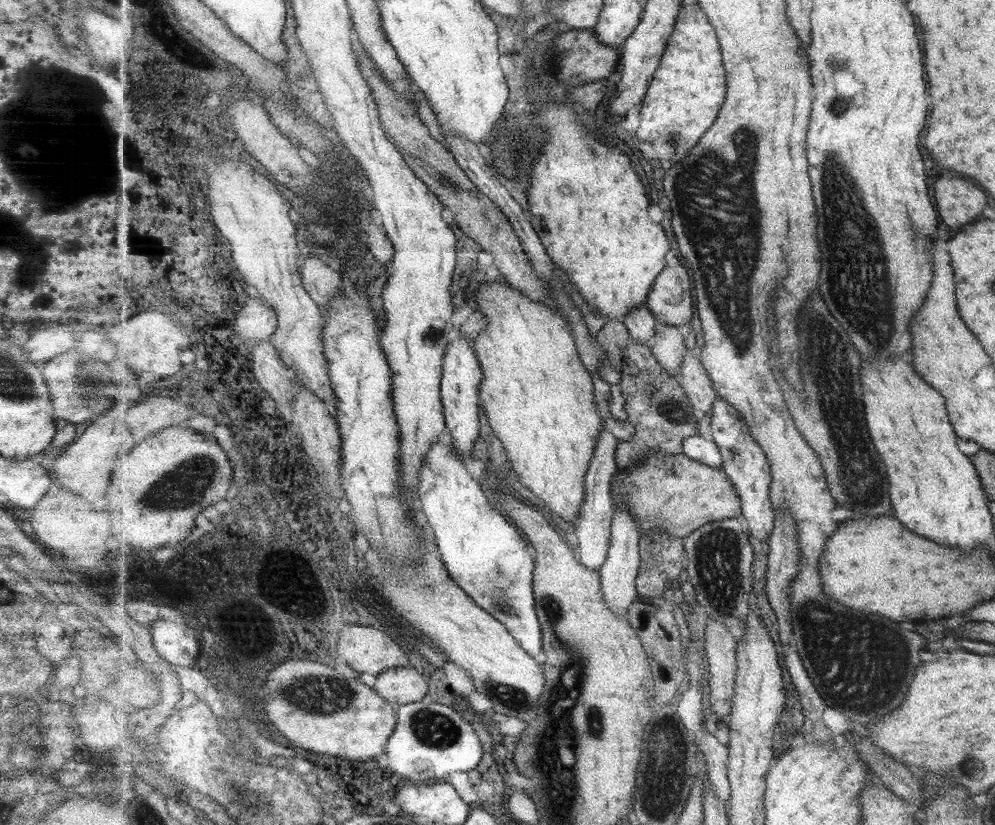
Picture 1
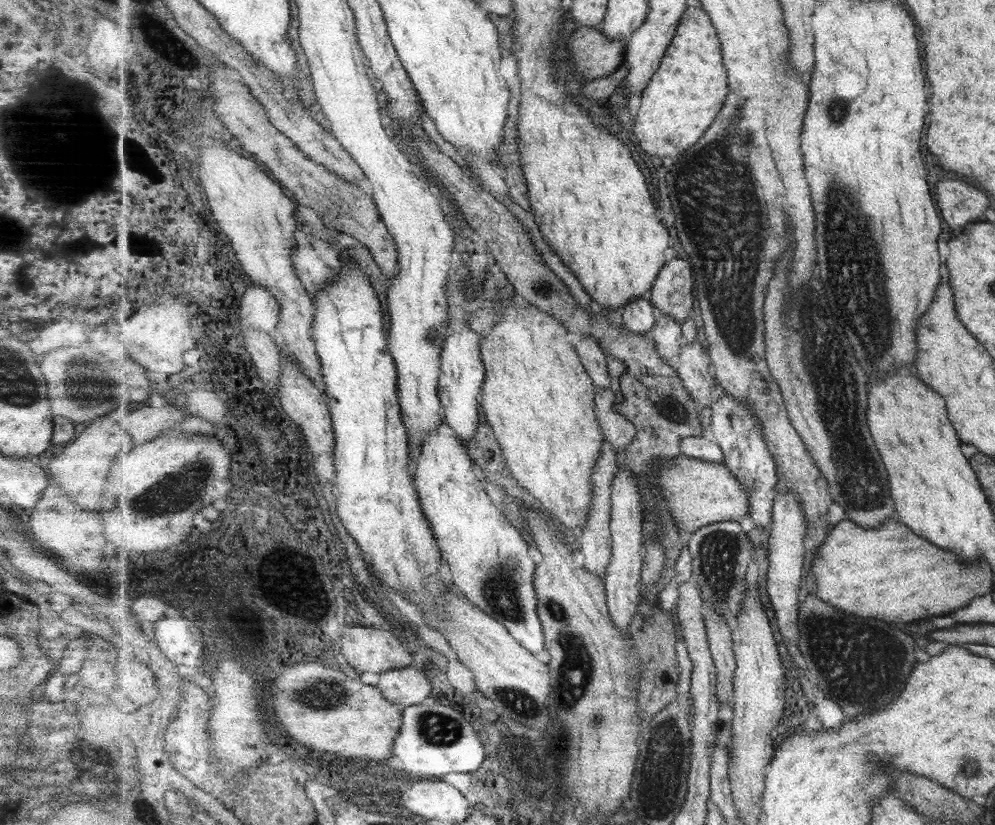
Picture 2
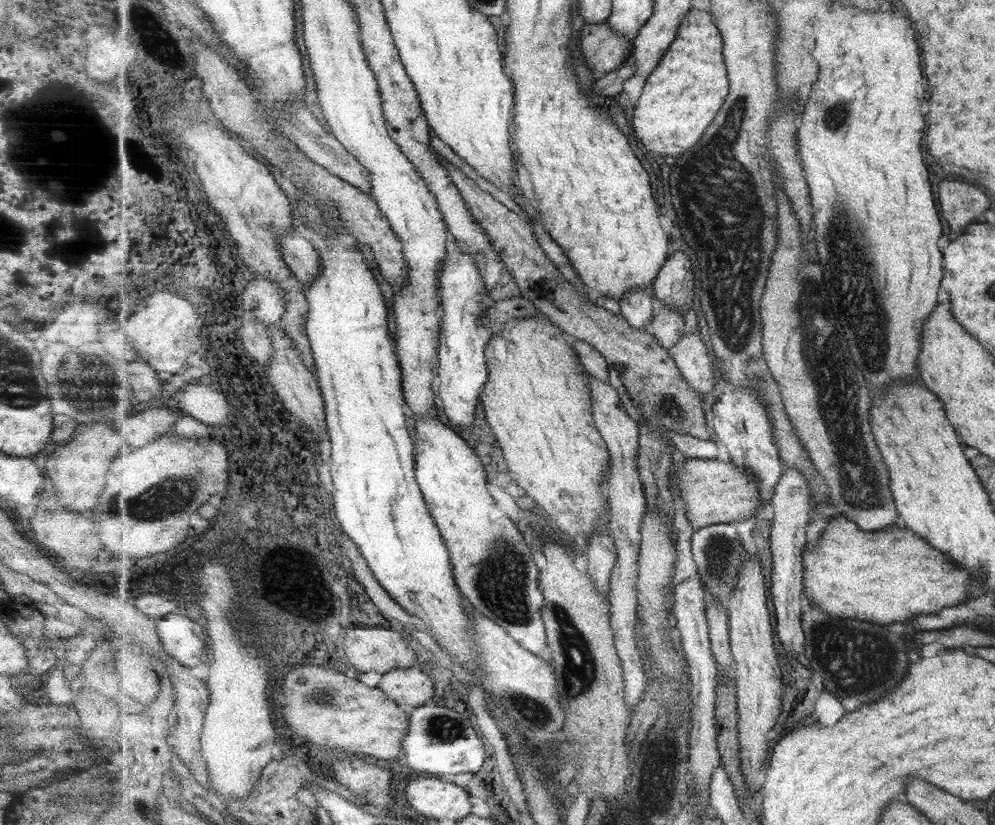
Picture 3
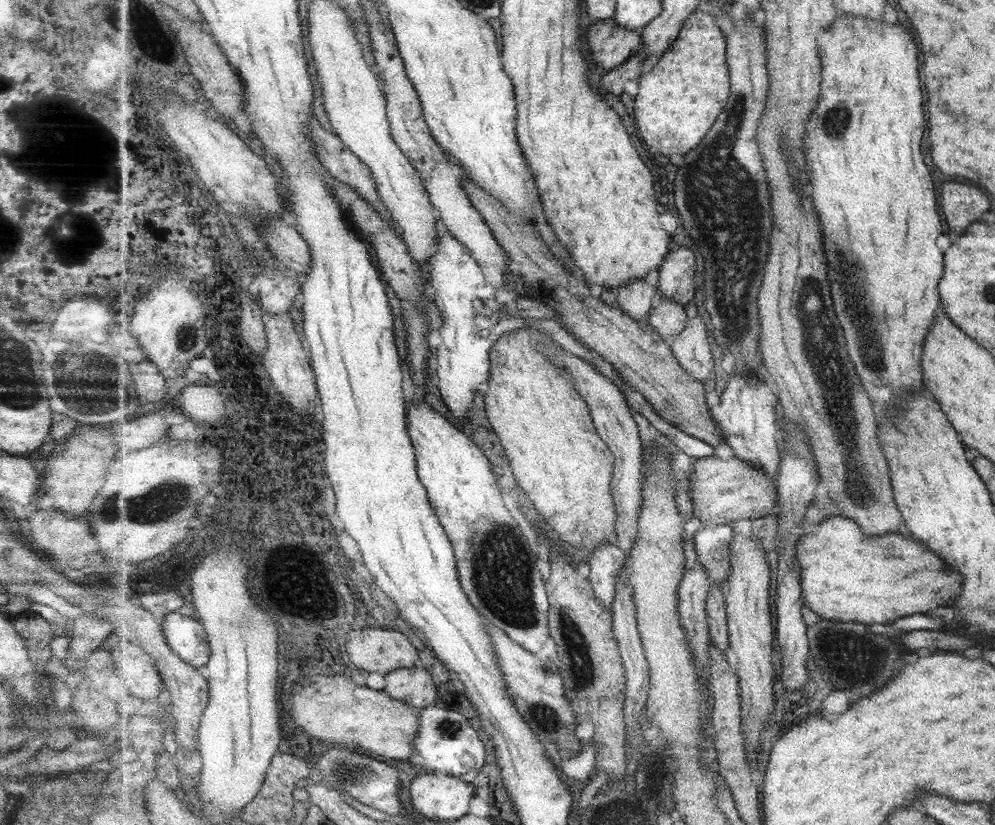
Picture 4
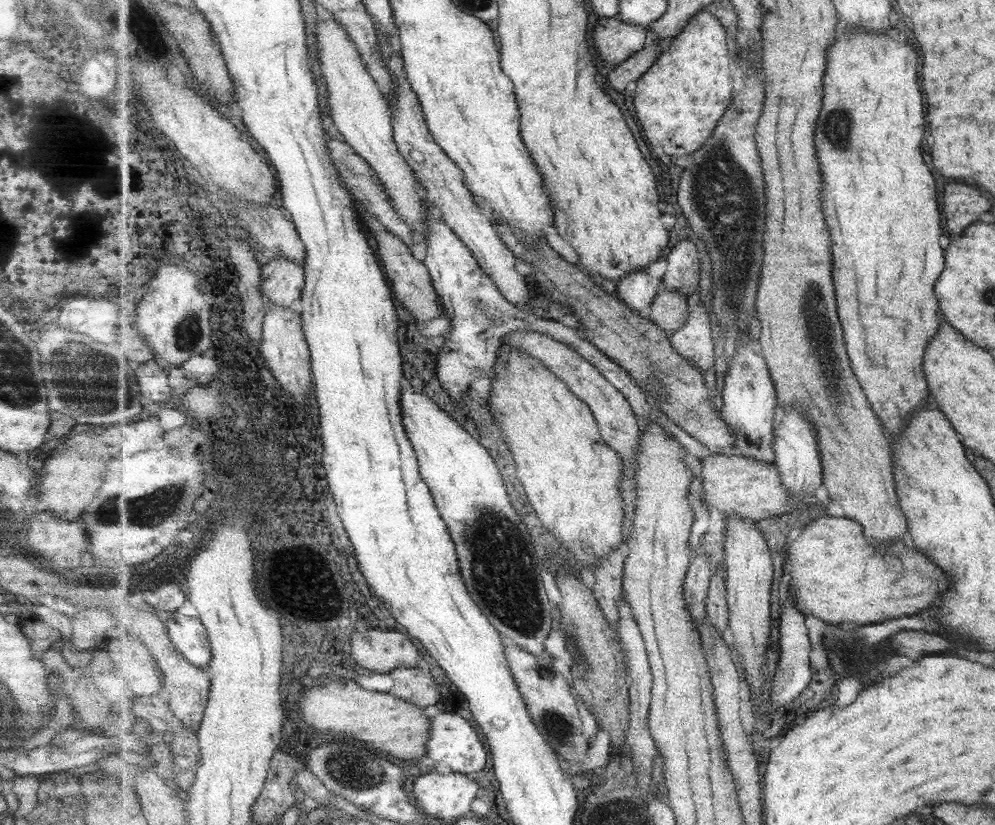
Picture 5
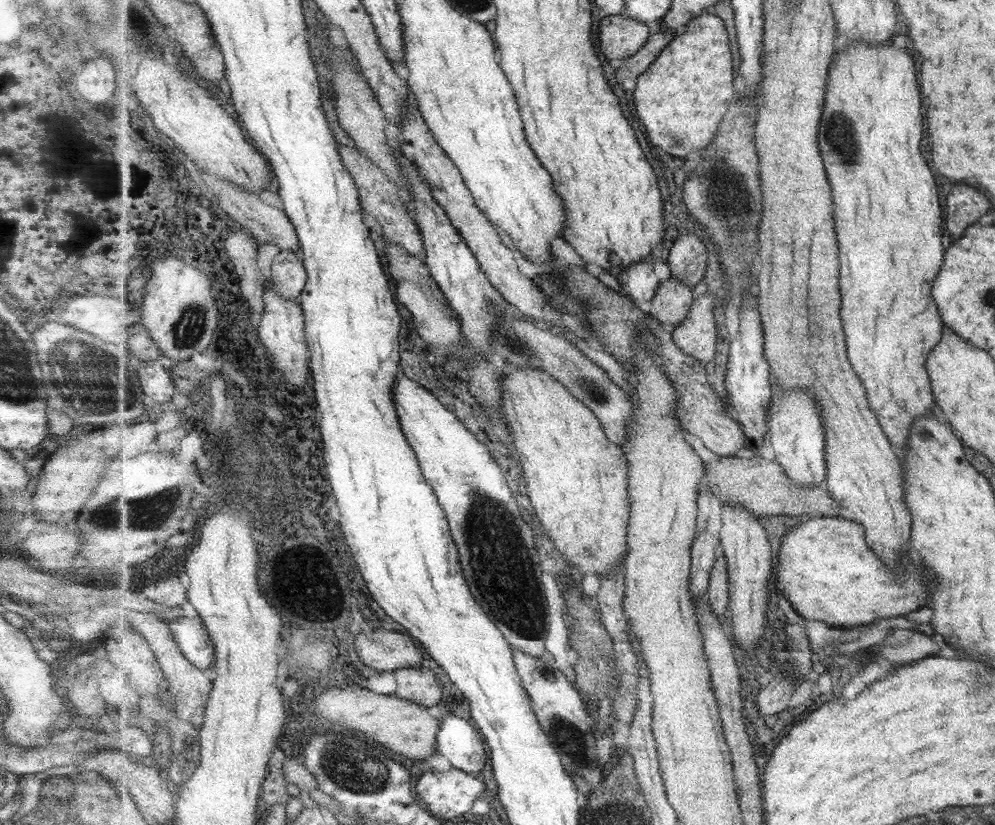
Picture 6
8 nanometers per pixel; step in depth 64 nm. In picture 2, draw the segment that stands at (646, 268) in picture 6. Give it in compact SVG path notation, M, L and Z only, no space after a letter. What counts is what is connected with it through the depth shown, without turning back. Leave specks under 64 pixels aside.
M651 292L641 299L629 301L625 306L622 306L620 312L627 329L635 335L648 335L657 325L653 306Z

